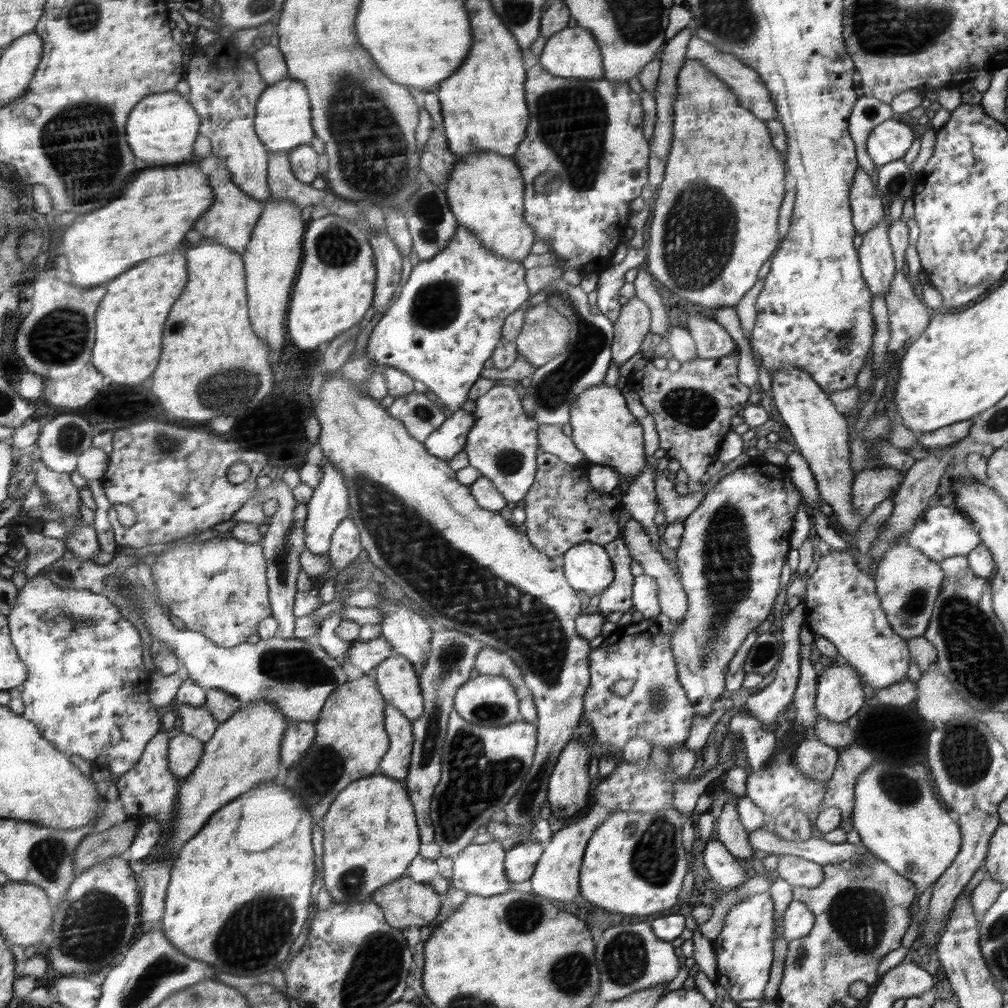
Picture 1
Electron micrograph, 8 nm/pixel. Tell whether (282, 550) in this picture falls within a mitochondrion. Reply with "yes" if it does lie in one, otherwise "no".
yes

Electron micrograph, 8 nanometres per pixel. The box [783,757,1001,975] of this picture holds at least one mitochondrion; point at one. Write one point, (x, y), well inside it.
(857, 915)

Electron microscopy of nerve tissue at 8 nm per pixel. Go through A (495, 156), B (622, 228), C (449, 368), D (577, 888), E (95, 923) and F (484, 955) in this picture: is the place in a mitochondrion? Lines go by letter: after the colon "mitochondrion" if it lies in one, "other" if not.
A: other
B: other
C: other
D: other
E: mitochondrion
F: other

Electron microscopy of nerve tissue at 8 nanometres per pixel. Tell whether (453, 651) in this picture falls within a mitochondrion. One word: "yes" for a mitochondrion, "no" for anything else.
yes

